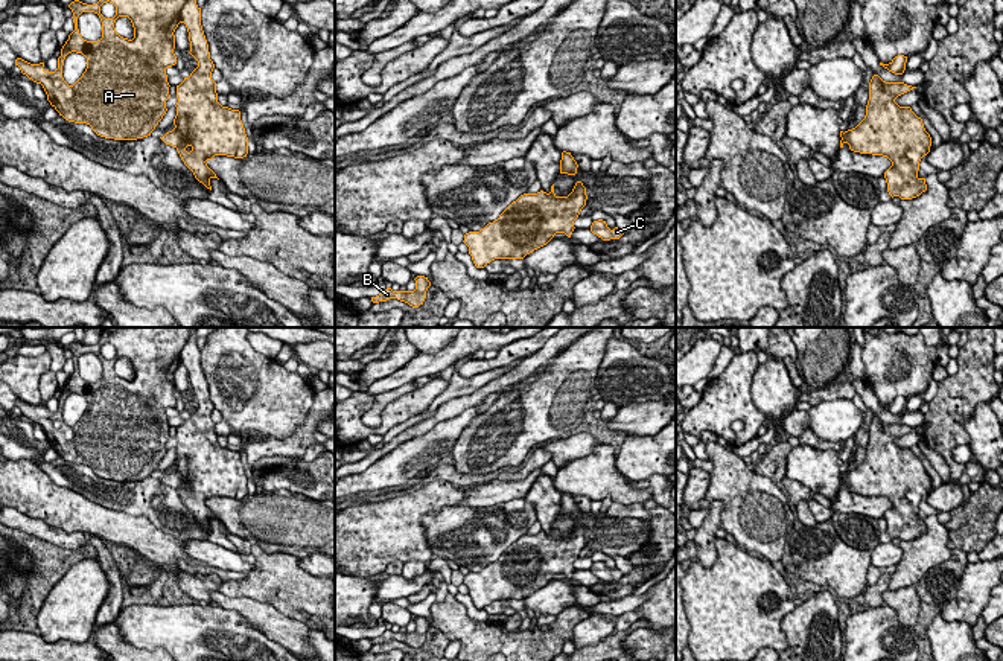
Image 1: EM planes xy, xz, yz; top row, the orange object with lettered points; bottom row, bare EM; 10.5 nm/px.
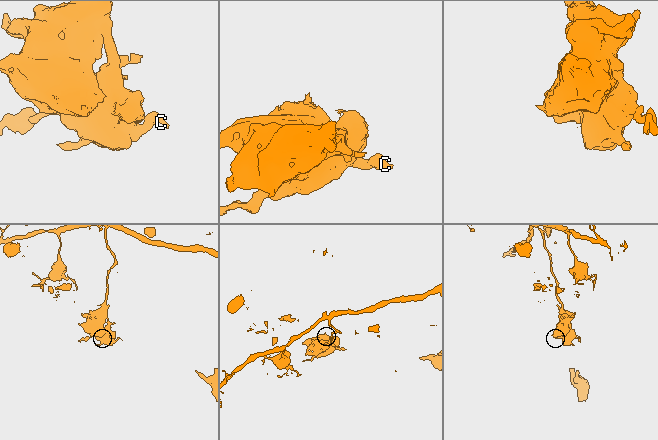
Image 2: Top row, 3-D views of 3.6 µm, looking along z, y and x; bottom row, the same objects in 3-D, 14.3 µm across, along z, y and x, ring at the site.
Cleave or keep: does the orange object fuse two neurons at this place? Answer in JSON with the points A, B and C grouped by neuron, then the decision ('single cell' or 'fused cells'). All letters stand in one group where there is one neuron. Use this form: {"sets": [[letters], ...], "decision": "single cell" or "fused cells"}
{"sets": [["A"], ["B", "C"]], "decision": "fused cells"}

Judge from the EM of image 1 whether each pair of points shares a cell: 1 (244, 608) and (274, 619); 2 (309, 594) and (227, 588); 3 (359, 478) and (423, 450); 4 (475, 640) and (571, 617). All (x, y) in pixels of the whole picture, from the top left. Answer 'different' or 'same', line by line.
1: same
2: same
3: same
4: same

